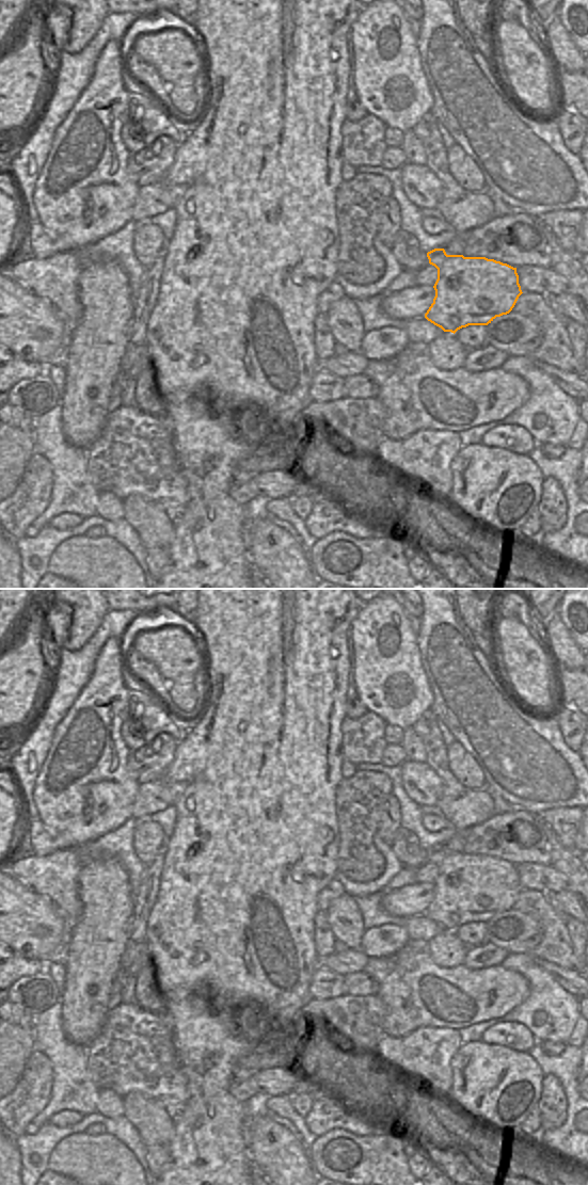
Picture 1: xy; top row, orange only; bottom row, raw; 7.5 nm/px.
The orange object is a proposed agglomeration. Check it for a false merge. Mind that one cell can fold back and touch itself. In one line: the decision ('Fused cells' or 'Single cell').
Single cell.

